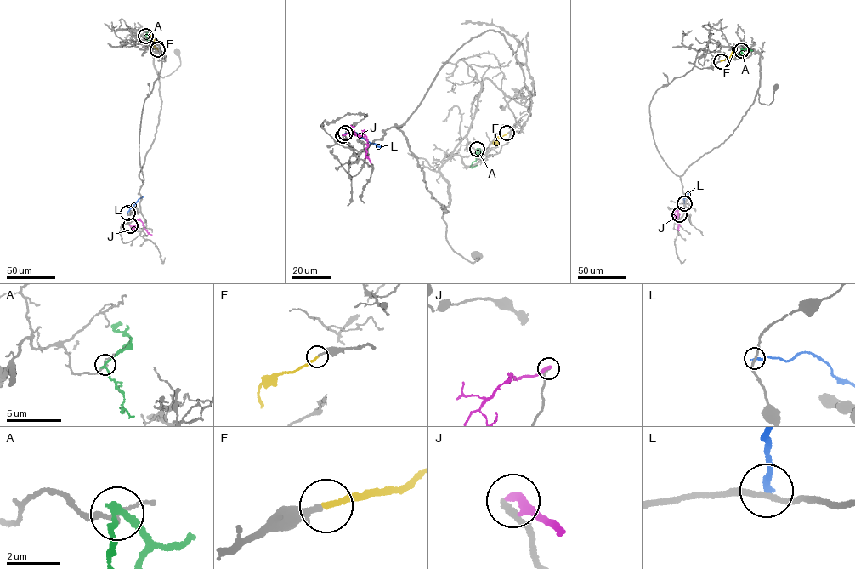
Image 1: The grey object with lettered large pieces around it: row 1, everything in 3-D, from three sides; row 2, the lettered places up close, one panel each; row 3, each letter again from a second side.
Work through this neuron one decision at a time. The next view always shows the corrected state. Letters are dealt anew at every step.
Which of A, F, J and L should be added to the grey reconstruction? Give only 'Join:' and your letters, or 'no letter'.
Join: F

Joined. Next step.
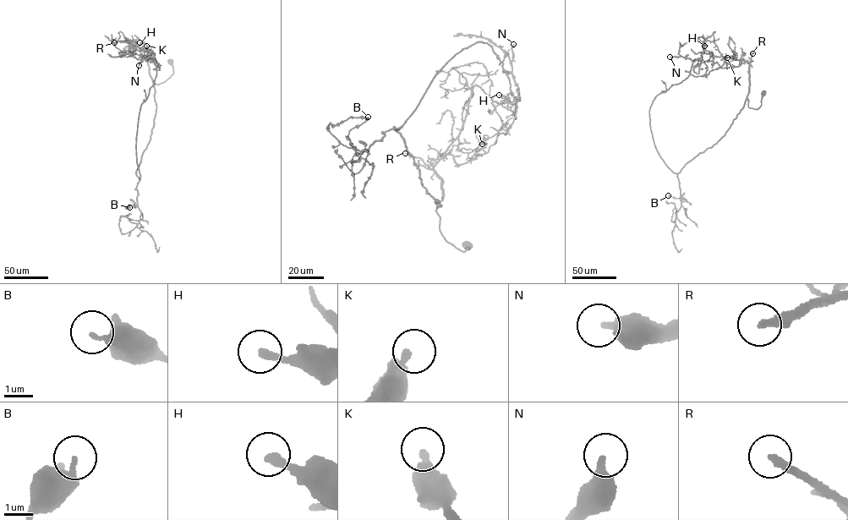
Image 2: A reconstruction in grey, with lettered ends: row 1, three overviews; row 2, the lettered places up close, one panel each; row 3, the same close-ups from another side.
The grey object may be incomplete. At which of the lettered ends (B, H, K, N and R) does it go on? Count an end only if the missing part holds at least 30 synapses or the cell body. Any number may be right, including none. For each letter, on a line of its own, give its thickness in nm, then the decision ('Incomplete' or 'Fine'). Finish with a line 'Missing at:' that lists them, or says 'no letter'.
B: Thickness 320 nm. Fine
H: Thickness 280 nm. Fine
K: Thickness 400 nm. Fine
N: Thickness 360 nm. Fine
R: Thickness 280 nm. Incomplete
Missing at: R

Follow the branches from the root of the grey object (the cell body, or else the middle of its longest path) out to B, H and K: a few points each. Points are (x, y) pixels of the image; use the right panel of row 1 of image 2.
B: (763, 93), (757, 109), (748, 107), (746, 98), (724, 134), (677, 174), (681, 200), (686, 200), (668, 195)
H: (763, 93), (759, 107), (748, 107), (748, 62), (703, 52), (703, 62), (697, 66), (704, 46)
K: (763, 93), (759, 107), (748, 107), (750, 66), (742, 60), (703, 52), (706, 74), (720, 67), (727, 57)

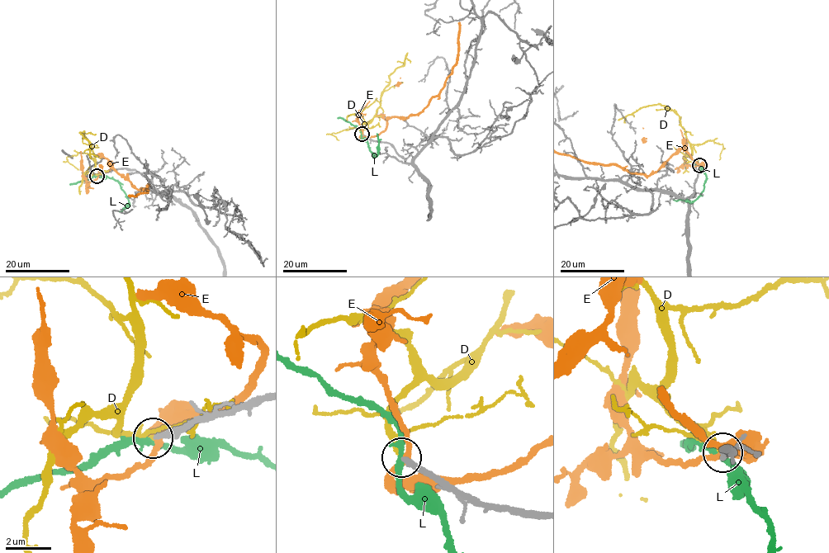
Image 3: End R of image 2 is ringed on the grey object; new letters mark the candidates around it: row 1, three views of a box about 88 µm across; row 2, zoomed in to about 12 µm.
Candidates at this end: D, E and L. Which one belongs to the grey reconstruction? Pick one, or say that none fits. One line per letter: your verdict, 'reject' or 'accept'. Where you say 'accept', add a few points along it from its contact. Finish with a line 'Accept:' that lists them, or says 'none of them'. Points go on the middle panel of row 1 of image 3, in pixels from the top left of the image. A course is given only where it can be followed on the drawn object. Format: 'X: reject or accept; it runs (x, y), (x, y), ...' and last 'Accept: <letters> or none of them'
D: accept; it runs (362, 134), (360, 128), (376, 114), (383, 89), (390, 82), (389, 75), (403, 66), (406, 57), (410, 62)
E: reject
L: reject
Accept: D

